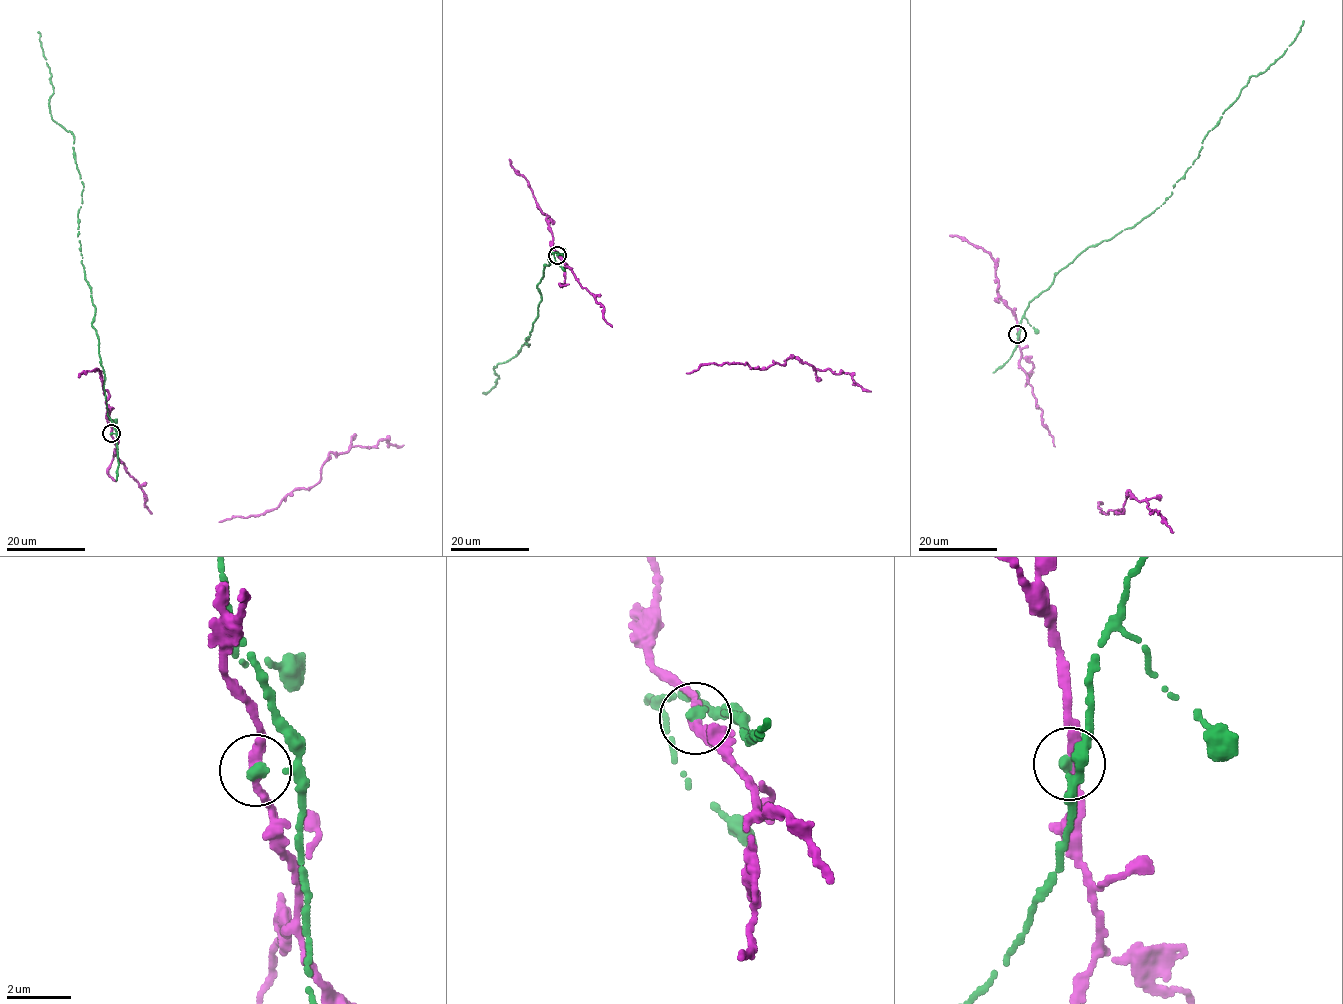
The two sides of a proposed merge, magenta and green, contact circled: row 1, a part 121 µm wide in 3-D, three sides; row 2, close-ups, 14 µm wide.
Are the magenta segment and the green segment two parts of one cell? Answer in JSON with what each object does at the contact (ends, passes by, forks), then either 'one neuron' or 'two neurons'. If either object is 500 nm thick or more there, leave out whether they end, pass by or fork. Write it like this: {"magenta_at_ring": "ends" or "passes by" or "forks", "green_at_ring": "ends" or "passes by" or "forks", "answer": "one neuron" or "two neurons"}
{"magenta_at_ring": "passes by", "green_at_ring": "ends", "answer": "two neurons"}

